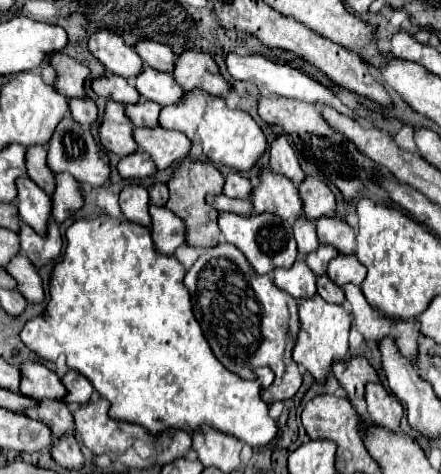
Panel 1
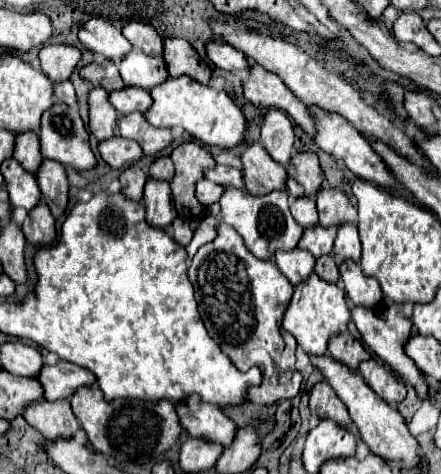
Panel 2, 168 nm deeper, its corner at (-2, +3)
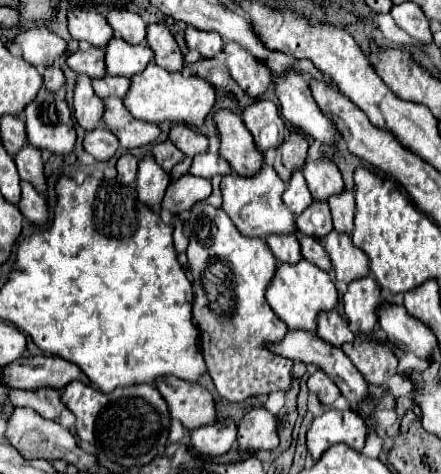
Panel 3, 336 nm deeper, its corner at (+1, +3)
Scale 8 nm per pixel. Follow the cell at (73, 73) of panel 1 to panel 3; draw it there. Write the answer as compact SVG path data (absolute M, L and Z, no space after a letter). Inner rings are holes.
M45 26L19 34L15 42L21 44L23 58L41 72L49 68L49 64L55 64L55 60L67 52L67 42L49 32Z

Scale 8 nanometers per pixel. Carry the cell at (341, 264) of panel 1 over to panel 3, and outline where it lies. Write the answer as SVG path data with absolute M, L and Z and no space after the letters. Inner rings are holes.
M343 192L329 198L329 208L333 216L333 228L341 234L353 234L353 216L355 216L355 198L353 192Z

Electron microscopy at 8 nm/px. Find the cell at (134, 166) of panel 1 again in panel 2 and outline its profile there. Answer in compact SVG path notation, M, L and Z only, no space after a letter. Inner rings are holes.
M112 136L104 142L100 142L98 152L110 168L126 168L126 166L138 162L142 156L140 144L136 144L132 140L124 140L122 136Z

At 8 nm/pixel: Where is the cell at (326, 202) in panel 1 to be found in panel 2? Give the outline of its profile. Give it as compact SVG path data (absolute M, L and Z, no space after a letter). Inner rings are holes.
M294 152L286 166L286 188L288 196L314 196L322 186L322 168L318 156L312 152Z

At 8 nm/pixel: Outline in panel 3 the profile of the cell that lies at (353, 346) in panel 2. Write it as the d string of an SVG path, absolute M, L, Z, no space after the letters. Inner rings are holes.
M321 312L317 320L317 336L333 346L355 342L355 334L349 330L347 322L337 312Z

